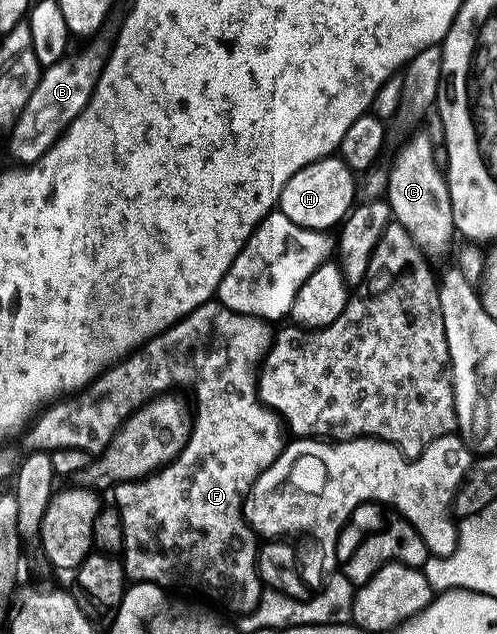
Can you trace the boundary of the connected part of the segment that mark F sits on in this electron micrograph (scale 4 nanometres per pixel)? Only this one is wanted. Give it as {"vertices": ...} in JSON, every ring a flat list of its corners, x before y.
{"vertices":[[219,302,199,306,158,336,151,337,136,352,111,365,84,390,48,405,24,429,26,449,81,448,97,454,109,443,125,417,145,401,172,389,169,387,176,380,193,380,197,408,195,404,193,428,181,453,165,467,140,480,123,481,111,492,112,503,123,522,123,563,130,581,158,584,166,590,186,588,230,608,234,614,248,614,256,609,263,591,261,575,257,572,259,537,245,520,243,509,253,483,267,466,271,466,271,462,275,462,275,458,279,458,287,443,281,417,272,412,257,394,259,365,273,345,275,335,274,329,269,328,272,328,270,321,239,314]]}

